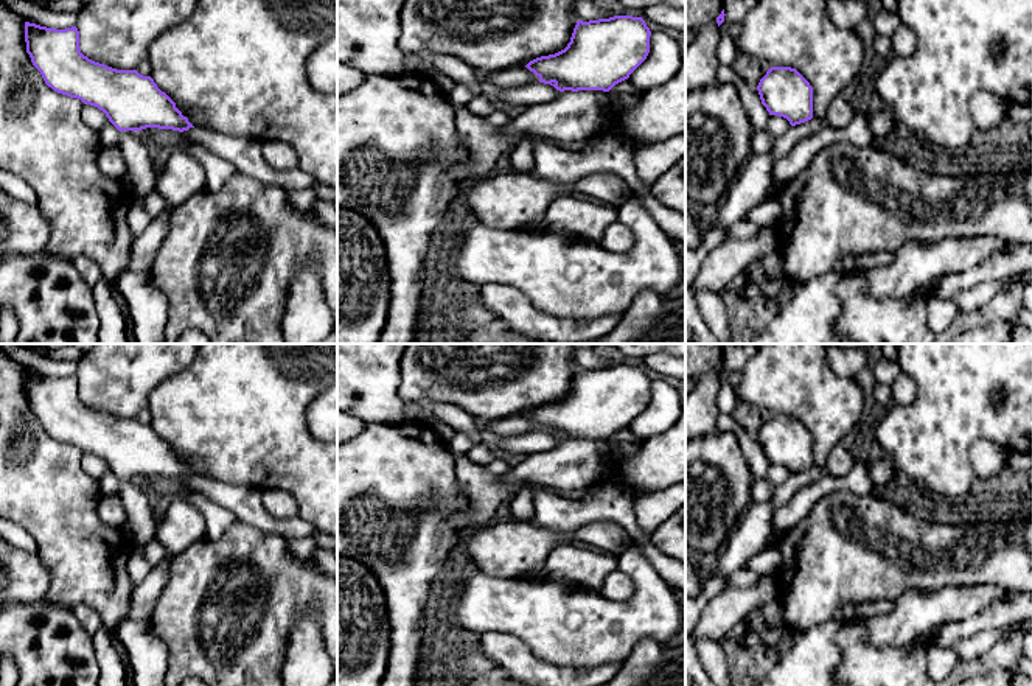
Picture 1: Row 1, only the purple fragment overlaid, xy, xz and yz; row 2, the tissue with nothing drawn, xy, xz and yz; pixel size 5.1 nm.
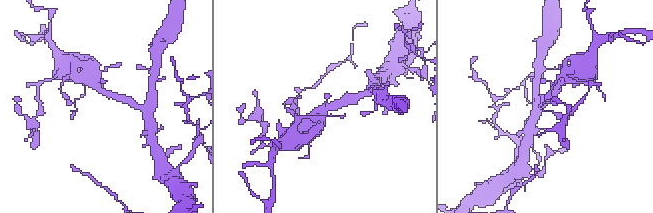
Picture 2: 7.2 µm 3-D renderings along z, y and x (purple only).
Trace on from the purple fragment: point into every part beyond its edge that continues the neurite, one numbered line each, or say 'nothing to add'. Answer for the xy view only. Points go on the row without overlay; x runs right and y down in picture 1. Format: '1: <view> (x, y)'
1: xy (140, 528)

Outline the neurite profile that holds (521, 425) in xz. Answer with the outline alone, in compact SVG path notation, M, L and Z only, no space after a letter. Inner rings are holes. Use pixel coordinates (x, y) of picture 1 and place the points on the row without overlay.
M525 414L485 422L482 425L504 439L522 437L533 431L539 431L539 425L530 420Z

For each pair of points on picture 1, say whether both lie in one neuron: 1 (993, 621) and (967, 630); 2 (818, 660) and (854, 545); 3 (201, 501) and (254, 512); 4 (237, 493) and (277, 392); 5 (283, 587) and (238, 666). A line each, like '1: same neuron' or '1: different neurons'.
1: same neuron
2: different neurons
3: different neurons
4: different neurons
5: same neuron

